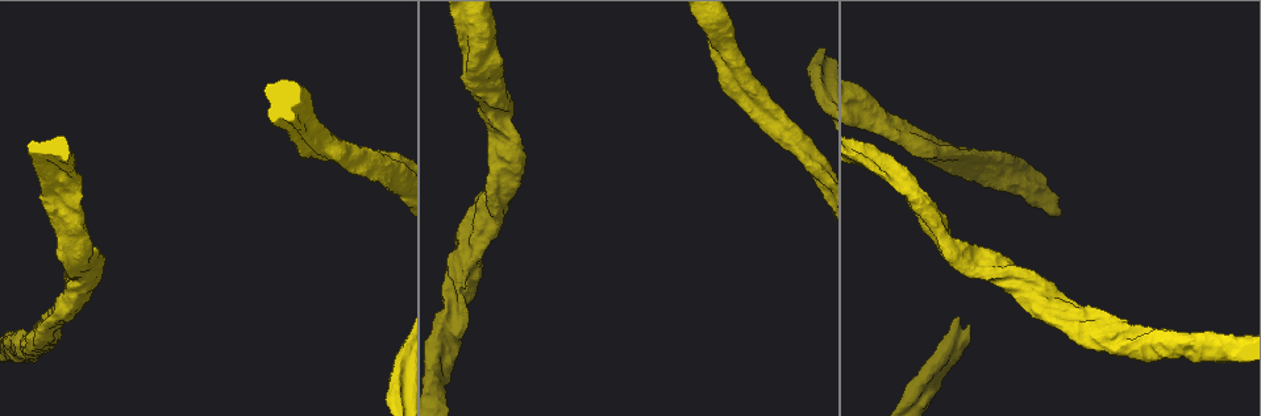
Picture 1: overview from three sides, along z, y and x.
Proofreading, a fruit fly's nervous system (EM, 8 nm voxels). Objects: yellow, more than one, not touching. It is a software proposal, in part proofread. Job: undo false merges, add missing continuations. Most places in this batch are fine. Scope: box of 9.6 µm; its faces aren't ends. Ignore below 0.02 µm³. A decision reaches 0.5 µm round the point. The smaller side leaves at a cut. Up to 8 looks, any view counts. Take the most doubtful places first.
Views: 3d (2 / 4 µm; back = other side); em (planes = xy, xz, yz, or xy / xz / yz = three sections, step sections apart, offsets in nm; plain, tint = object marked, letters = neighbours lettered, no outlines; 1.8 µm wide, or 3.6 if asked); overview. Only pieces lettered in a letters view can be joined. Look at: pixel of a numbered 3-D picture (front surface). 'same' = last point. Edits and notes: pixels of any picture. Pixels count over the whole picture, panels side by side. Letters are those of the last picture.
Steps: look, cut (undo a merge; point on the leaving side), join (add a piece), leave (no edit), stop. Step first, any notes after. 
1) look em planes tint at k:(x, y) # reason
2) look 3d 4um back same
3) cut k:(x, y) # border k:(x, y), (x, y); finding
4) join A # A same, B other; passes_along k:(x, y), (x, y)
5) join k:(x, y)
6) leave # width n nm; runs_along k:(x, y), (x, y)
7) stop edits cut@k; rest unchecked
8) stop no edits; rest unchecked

look em yz step 4 tint at 1:(390, 375)

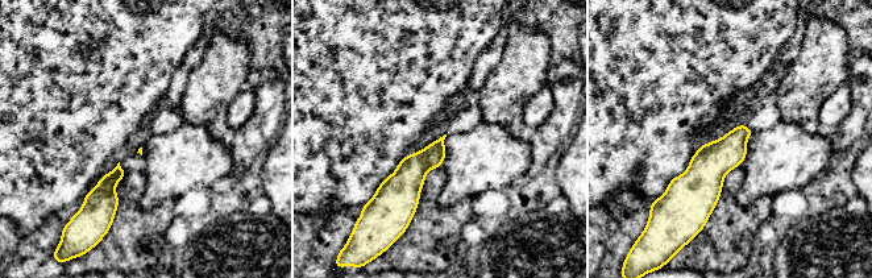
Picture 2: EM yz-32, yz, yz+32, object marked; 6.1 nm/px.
look em xz step 16 letters same

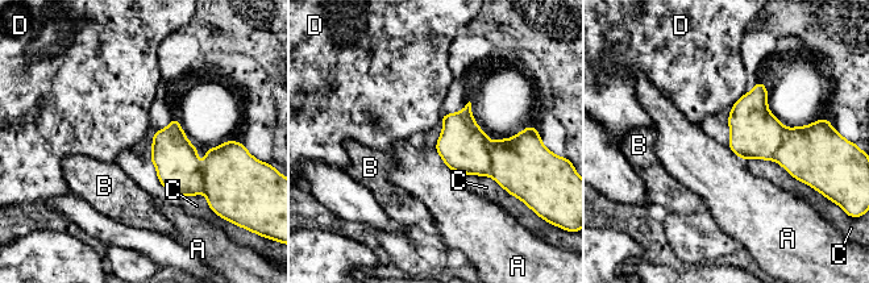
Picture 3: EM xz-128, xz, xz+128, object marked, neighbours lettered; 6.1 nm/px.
leave # A other, B other, C other, D other; border 3:(435, 149), (441, 159), (460, 175); no lettered piece goes on from it

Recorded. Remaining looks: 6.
look 3d 2um at 1:(865, 166) # branch stops here

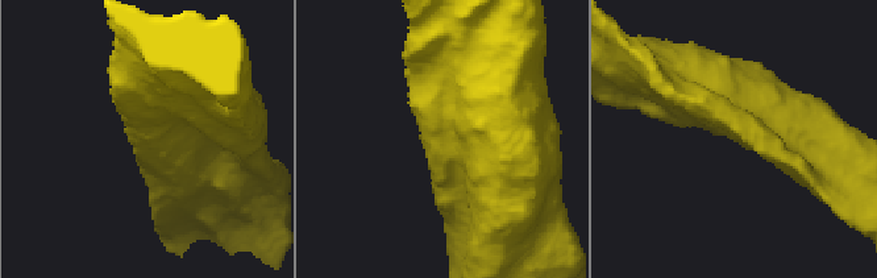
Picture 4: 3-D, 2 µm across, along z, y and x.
look em planes letters at 4:(131, 142) # need the tissue

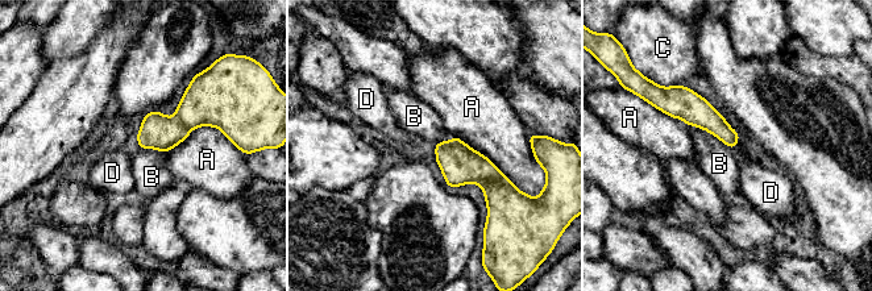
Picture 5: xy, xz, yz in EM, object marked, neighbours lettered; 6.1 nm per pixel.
leave # longest_contact A 400 nm; A other, B other, C other, D other; border 5:(688, 124), (710, 132), (729, 148); no lettered piece goes on from it

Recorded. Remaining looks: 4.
look em yz step 4 letters at 1:(1092, 308) # free end

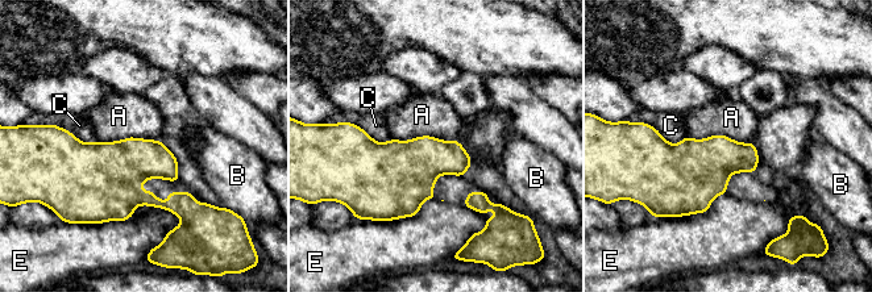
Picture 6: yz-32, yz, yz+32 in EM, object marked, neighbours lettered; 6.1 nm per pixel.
look em planes letters same # cut it another way

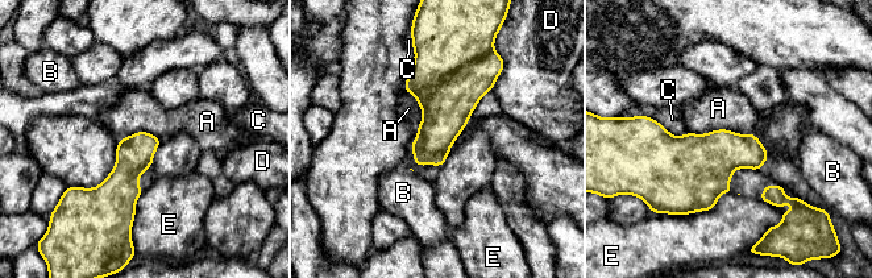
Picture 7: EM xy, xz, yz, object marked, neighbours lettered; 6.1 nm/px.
leave # longest_contact A 400 nm; A other, B other, C other, D other, E other; border 7:(688, 131), (752, 133); no lettered piece goes on from it

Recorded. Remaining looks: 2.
stop no edits; rest unchecked

